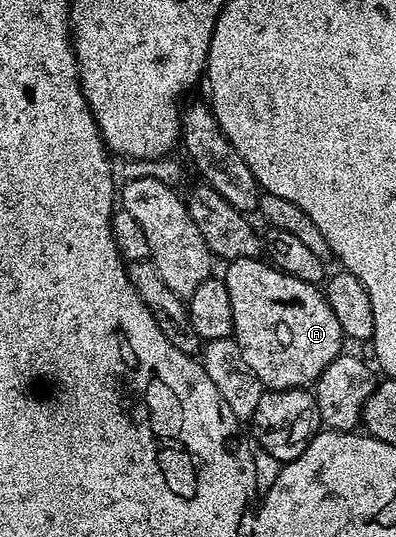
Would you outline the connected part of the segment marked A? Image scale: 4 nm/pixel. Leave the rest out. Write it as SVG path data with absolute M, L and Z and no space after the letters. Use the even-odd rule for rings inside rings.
M235 258L225 263L224 281L228 296L232 296L233 337L244 352L248 368L257 376L266 390L301 390L310 388L318 378L343 353L344 335L325 293L315 283L305 282L271 266L258 258Z

